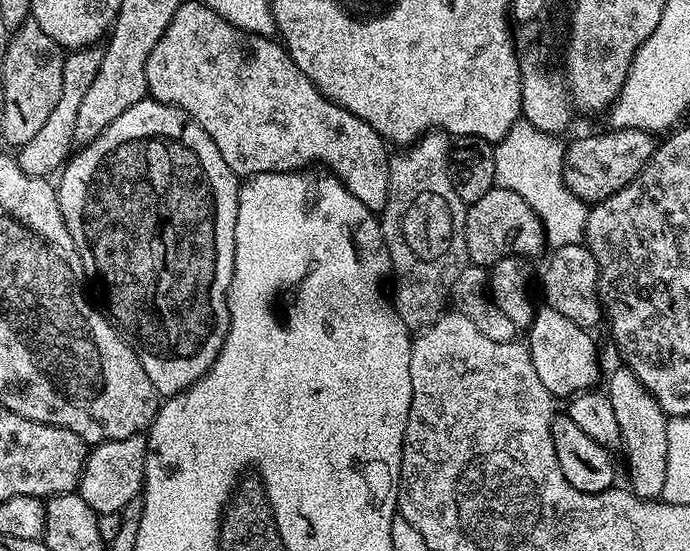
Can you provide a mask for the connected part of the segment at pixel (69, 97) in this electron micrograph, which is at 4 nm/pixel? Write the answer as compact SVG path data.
M89 46L69 51L62 62L62 94L58 98L58 103L46 118L46 122L15 153L18 166L26 170L26 174L31 176L51 177L53 174L73 155L74 152L74 125L78 119L78 110L82 103L86 90L90 90L90 82L94 82L98 74L98 66L102 66L104 57L103 47Z

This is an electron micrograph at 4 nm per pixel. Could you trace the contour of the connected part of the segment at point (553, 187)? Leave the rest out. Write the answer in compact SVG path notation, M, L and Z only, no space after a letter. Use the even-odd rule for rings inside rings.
M521 118L495 145L494 154L497 185L514 190L514 194L534 210L544 227L544 239L553 249L584 240L589 210L589 205L579 200L562 178L566 144L560 139L559 135L538 130L538 126L530 126L530 122Z

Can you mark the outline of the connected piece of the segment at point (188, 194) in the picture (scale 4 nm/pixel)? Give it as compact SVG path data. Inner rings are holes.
M145 98L130 106L126 114L118 114L118 118L114 118L114 122L110 122L110 126L106 126L106 130L102 130L98 138L94 138L94 142L83 145L63 165L59 176L60 184L58 180L56 196L60 200L66 230L70 230L70 238L74 238L78 254L84 257L85 277L104 299L102 308L112 321L112 327L136 351L138 362L142 362L142 370L146 370L146 378L150 378L157 394L167 398L185 392L192 383L201 380L208 373L208 368L218 358L228 333L228 287L234 270L234 222L238 214L240 193L238 178L232 173L230 166L226 166L222 154L218 154L218 146L214 146L210 134L206 134L206 130L202 130L198 122L191 120L182 109L151 98Z

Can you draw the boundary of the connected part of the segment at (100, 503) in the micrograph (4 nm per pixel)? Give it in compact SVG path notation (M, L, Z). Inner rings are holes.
M140 434L95 445L84 462L84 473L80 475L80 497L98 514L121 513L126 502L142 492L147 449L148 441Z

